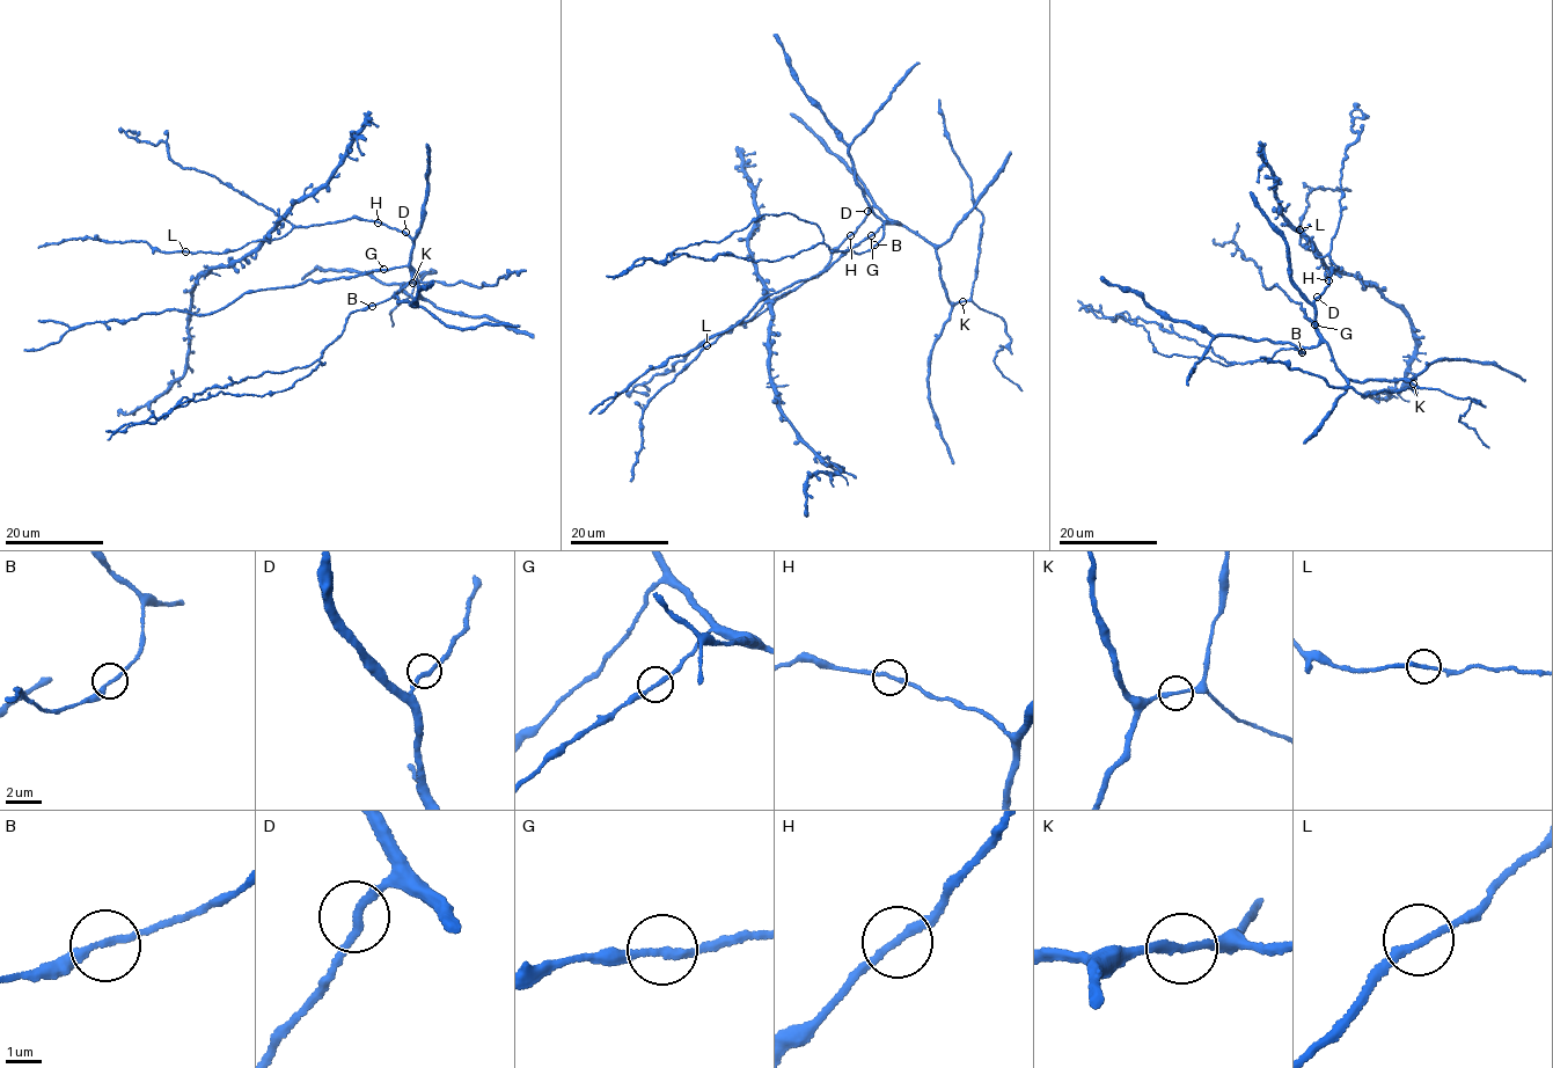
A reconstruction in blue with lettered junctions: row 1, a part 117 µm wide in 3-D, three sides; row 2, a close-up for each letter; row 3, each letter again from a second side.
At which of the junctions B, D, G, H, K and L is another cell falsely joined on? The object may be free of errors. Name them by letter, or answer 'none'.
none

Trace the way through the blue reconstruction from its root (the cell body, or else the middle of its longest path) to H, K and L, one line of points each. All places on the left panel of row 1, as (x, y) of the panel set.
H: (405, 233), (378, 222)
K: (405, 233), (412, 242), (410, 266), (416, 272), (419, 298), (400, 289), (403, 284), (412, 283)
L: (405, 233), (352, 217), (292, 227), (280, 238), (253, 241), (218, 254), (185, 251)

